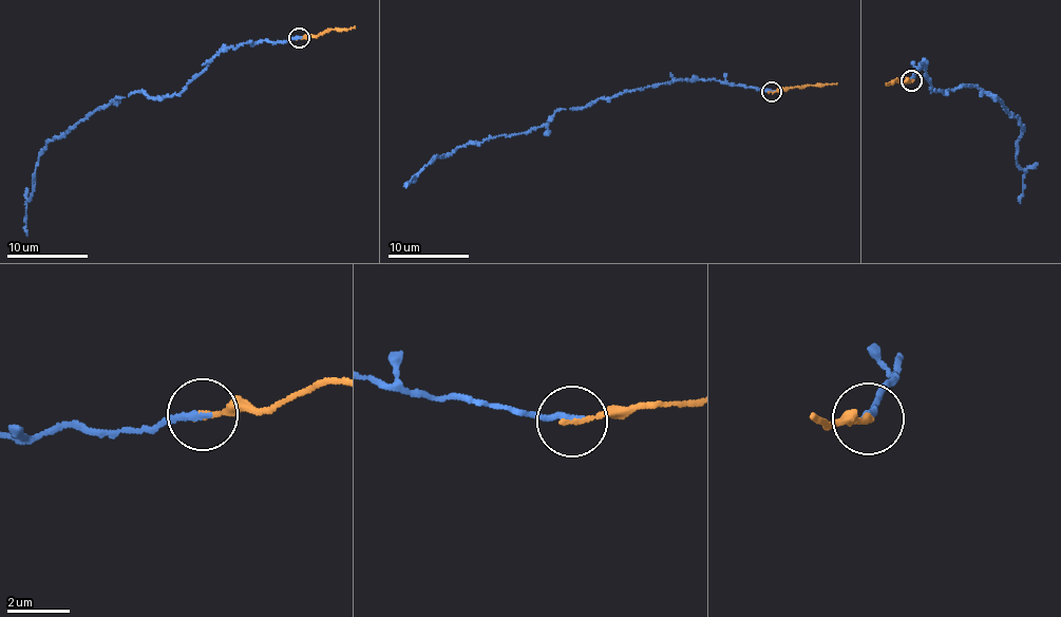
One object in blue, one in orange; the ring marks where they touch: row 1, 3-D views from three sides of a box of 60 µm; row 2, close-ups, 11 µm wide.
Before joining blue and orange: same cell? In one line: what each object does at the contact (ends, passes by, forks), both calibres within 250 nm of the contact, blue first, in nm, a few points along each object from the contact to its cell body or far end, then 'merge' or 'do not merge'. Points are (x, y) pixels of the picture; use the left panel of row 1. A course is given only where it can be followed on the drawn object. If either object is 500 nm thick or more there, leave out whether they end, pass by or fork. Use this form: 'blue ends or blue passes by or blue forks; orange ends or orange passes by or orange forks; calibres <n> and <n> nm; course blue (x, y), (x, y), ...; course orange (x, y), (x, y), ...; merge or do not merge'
blue ends; orange ends; calibres 200 and 220 nm; course blue (298, 38), (227, 47), (178, 94), (119, 96), (57, 136), (38, 157), (26, 203), (27, 236); course orange (298, 38), (317, 37), (332, 29), (341, 31), (355, 26); merge

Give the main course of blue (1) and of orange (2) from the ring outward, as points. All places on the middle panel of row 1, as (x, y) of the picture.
1: (771, 91), (698, 79), (633, 90), (584, 108), (560, 109), (529, 132), (443, 154), (405, 188)
2: (771, 91), (837, 83)

